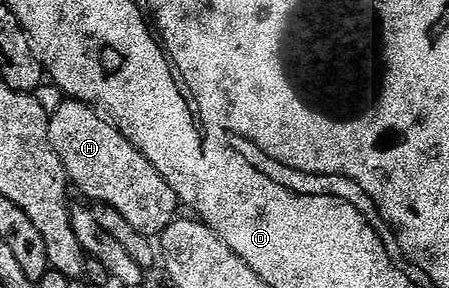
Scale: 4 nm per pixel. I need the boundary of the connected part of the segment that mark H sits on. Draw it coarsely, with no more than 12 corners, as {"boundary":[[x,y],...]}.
{"boundary":[[65,100],[49,139],[94,203],[140,234],[178,217],[164,176],[94,107]]}

